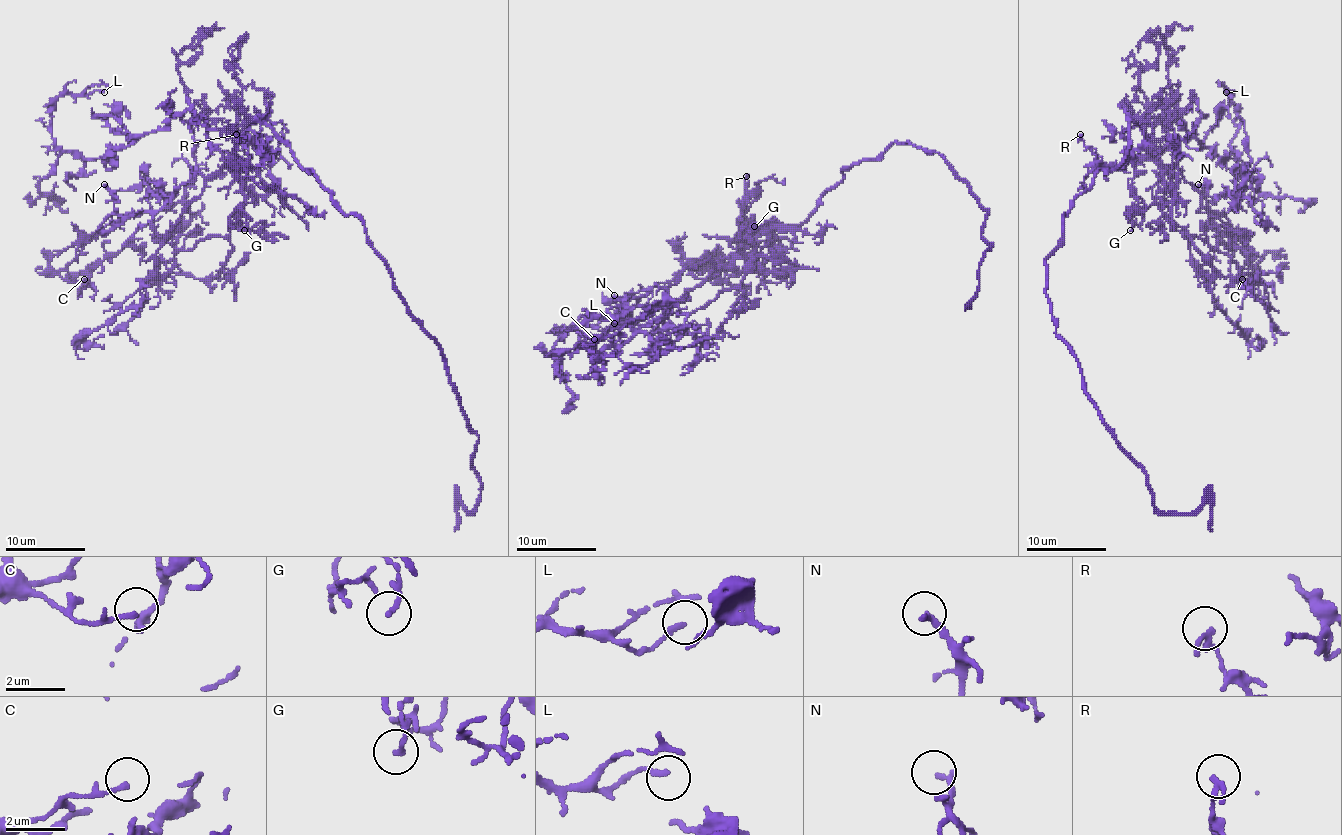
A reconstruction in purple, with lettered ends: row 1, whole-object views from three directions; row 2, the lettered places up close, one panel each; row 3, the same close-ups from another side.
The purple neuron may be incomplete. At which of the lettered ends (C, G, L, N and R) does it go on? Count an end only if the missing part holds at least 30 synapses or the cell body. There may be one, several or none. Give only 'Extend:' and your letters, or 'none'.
Extend: N

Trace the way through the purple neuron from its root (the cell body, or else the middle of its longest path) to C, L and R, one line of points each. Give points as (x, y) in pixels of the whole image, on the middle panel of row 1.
C: (829, 190), (801, 224), (767, 226), (728, 266), (718, 266), (672, 305), (568, 353), (594, 339)
L: (829, 190), (801, 224), (767, 226), (720, 264), (694, 260), (630, 299), (600, 335), (560, 335), (614, 323)
R: (829, 190), (801, 224), (767, 226), (746, 244), (738, 226), (742, 200), (748, 194), (746, 176)

